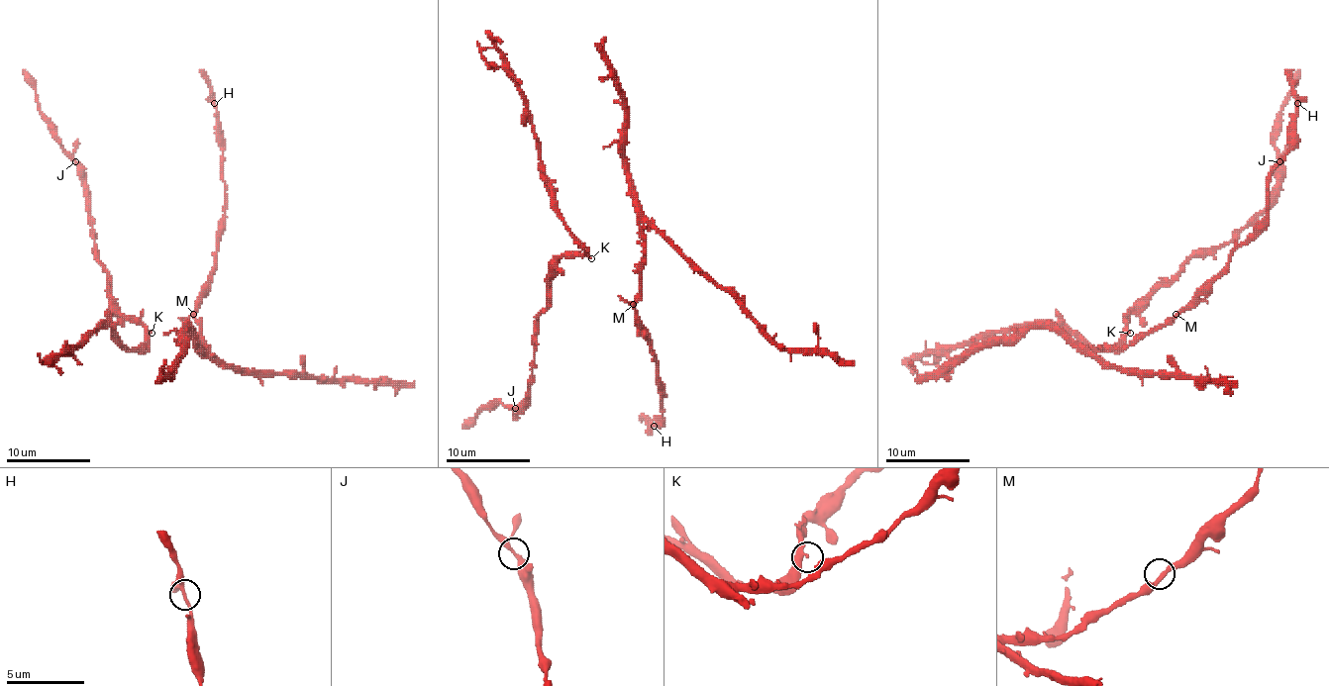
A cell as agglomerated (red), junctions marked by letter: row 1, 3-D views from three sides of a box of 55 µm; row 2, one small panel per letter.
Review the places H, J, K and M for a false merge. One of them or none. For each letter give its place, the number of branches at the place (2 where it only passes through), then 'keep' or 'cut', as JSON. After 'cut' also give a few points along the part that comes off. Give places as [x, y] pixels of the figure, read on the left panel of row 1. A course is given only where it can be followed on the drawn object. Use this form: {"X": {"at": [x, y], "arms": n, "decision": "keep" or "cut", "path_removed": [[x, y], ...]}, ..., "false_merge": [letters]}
{"H": {"at": [214, 103], "arms": 3, "decision": "keep"}, "J": {"at": [75, 161], "arms": 3, "decision": "keep"}, "K": {"at": [152, 333], "arms": 2, "decision": "keep"}, "M": {"at": [193, 314], "arms": 3, "decision": "keep"}, "false_merge": []}

